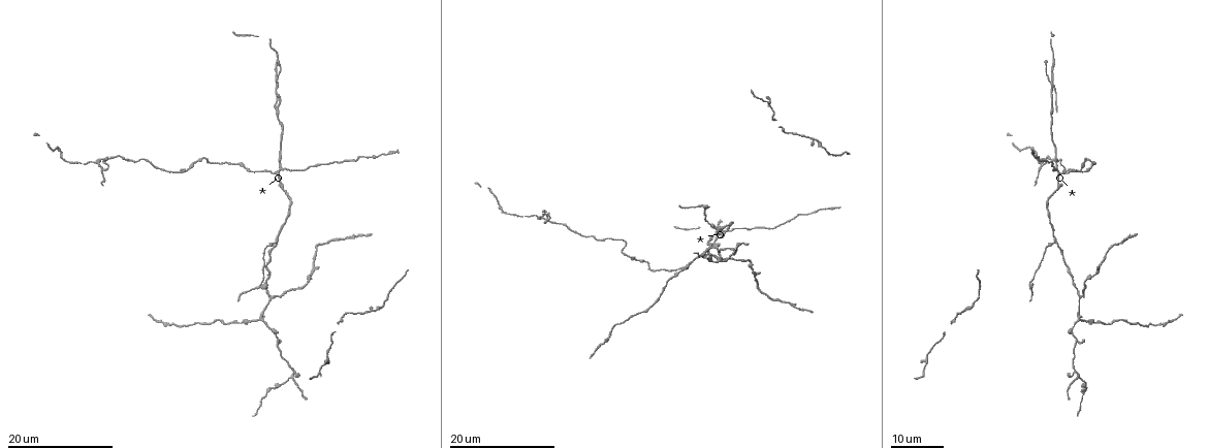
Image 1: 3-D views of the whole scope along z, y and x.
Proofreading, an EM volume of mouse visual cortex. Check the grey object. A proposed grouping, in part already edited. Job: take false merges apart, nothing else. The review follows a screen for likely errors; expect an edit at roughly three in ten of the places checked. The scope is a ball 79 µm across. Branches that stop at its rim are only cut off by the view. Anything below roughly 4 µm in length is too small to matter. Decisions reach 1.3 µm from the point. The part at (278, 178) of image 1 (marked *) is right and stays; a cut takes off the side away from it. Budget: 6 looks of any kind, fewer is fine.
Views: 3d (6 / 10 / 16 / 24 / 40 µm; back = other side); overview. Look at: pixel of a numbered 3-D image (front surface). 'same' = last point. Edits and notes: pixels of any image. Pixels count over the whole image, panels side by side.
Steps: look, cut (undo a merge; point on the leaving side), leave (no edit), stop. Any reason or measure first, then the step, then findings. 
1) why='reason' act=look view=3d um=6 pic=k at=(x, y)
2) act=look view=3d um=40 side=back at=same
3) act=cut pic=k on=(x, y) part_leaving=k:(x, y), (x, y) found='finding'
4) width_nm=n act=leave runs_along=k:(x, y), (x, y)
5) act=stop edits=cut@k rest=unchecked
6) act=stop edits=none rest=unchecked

why='calibre changes' act=look view=3d um=24 pic=1 at=(1050, 218)

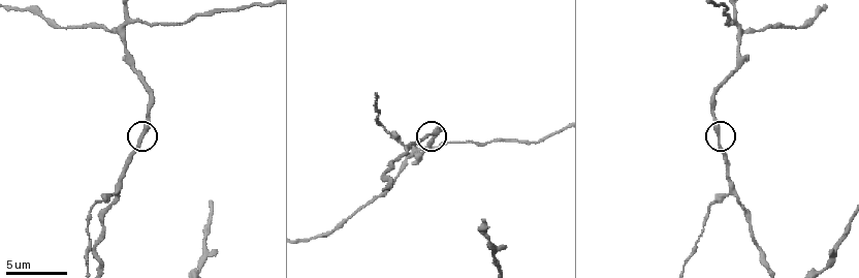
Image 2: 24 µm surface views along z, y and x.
act=look view=3d um=10 pic=2 at=(720, 134)

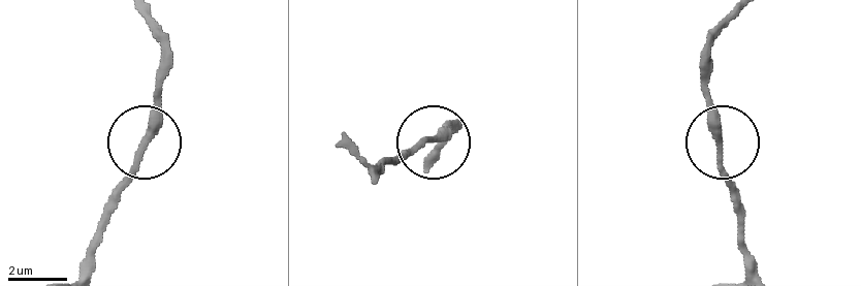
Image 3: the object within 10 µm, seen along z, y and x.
act=look view=3d um=6 pic=3 at=(719, 145)

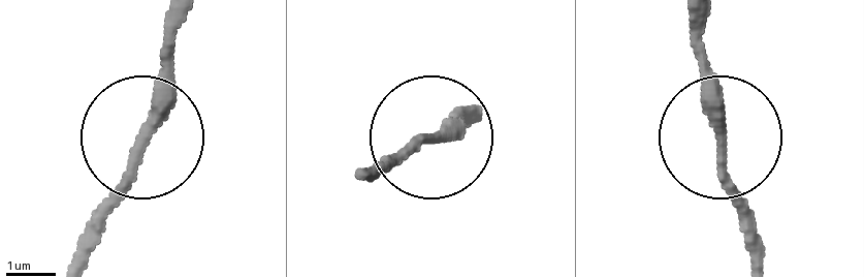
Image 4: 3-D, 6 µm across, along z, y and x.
act=leave runs_along=4:(700, 17), (700, 103), (745, 235) found='all the same neuron'

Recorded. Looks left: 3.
why='small branch off a trunk' act=look view=3d um=6 pic=2 at=(128, 21)

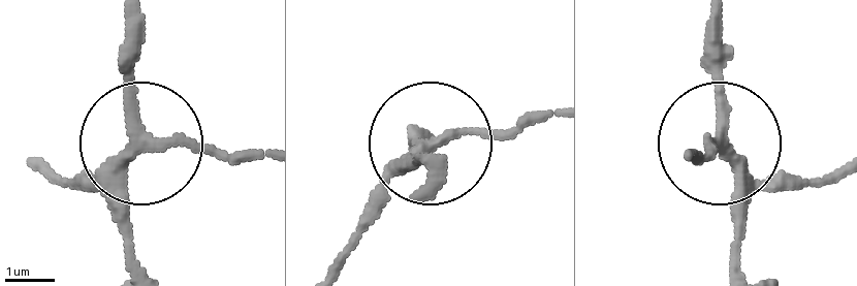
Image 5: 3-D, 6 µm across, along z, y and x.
arms=3 act=leave found='one neuron here'

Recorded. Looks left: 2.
why='arms part here' act=look view=3d um=16 pic=1 at=(1050, 81)

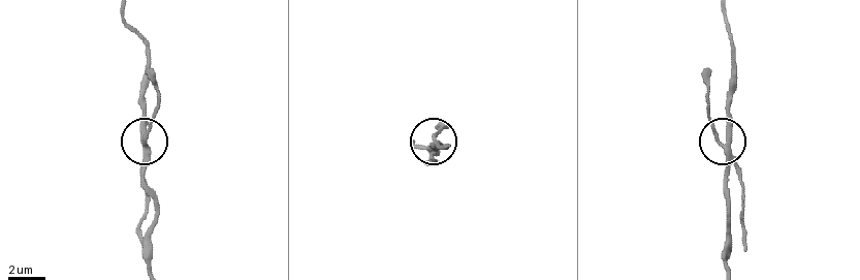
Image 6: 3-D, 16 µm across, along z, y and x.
act=look view=3d um=10 pic=6 at=(145, 144)

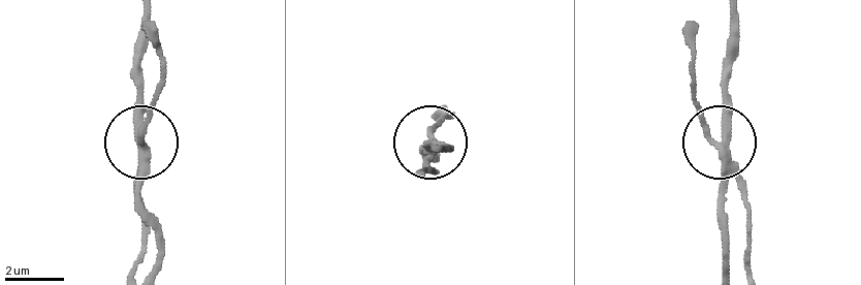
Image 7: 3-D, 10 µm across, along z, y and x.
width_nm=250 act=cut pic=7 on=(150, 121) part_leaving=7:(728, 159), (751, 216), (751, 267) found='two neurons meet here'

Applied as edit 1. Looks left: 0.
act=stop edits=cut@7 rest=unchecked

